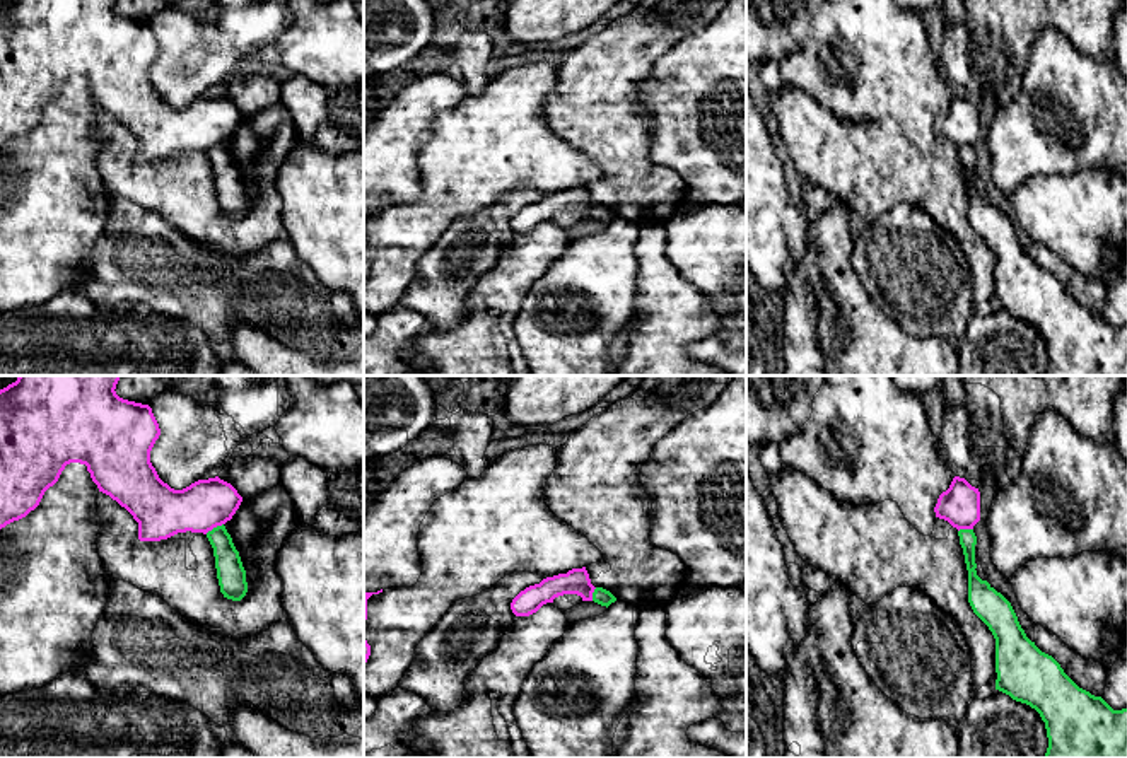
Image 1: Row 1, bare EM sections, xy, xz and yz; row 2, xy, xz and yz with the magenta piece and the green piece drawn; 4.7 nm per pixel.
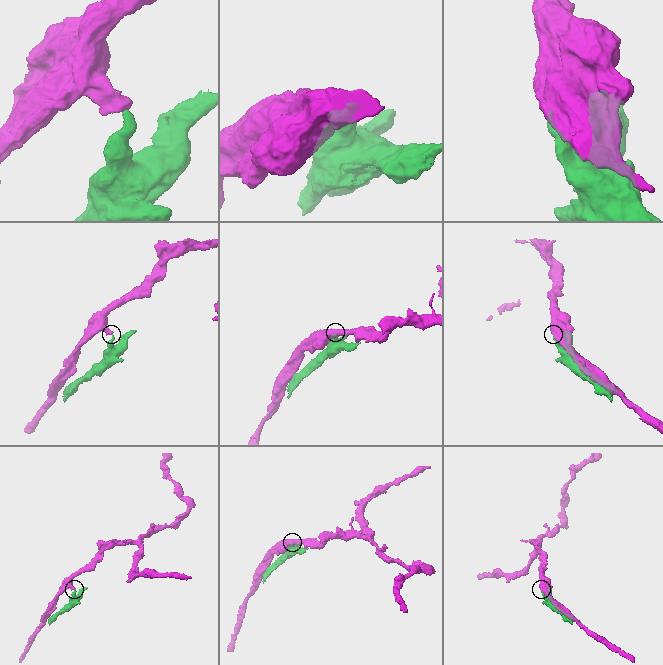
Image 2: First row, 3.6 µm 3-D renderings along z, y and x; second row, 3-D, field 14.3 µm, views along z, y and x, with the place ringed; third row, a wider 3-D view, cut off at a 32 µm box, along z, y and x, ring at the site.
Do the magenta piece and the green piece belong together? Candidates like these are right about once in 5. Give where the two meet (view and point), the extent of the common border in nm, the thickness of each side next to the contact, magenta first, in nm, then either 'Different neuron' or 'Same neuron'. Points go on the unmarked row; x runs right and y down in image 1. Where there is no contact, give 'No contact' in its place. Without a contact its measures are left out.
Touches magenta at xy (214, 144). Shared border 100 nm. Thickness 240 nm (magenta) against 140 nm. Different neuron

